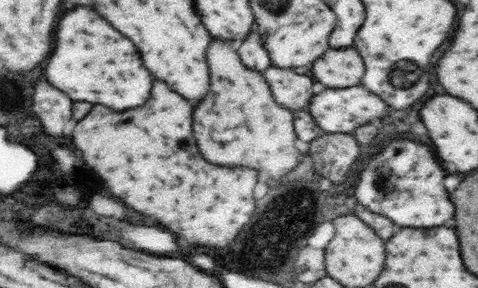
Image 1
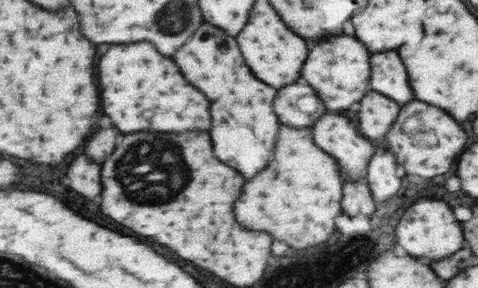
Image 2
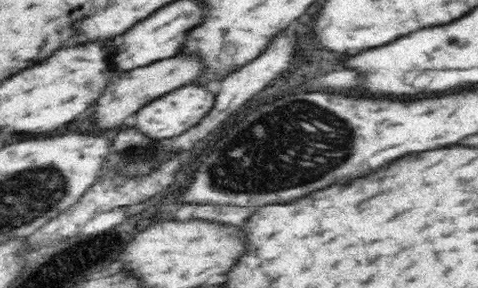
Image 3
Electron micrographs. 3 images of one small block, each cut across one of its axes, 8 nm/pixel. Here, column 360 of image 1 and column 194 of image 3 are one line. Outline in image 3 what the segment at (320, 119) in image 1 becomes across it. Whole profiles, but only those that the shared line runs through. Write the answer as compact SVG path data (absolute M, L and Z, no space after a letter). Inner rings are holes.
M196 86L178 88L176 92L170 92L168 96L162 96L160 100L152 100L152 104L146 104L144 108L140 108L140 112L136 114L136 120L134 120L134 128L140 130L142 134L146 134L148 138L152 138L154 142L178 138L178 136L186 134L188 128L200 124L200 120L204 116L208 116L208 112L212 112L210 108L216 104L214 96L216 94L212 94L206 88L196 88Z

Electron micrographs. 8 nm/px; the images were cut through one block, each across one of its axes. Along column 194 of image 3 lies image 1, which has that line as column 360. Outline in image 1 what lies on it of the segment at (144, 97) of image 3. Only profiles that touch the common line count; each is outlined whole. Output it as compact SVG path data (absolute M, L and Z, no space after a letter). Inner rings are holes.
M333 48L331 52L327 52L327 56L323 56L323 60L319 60L319 64L315 64L313 74L321 84L329 88L351 88L359 84L363 62L355 48Z

